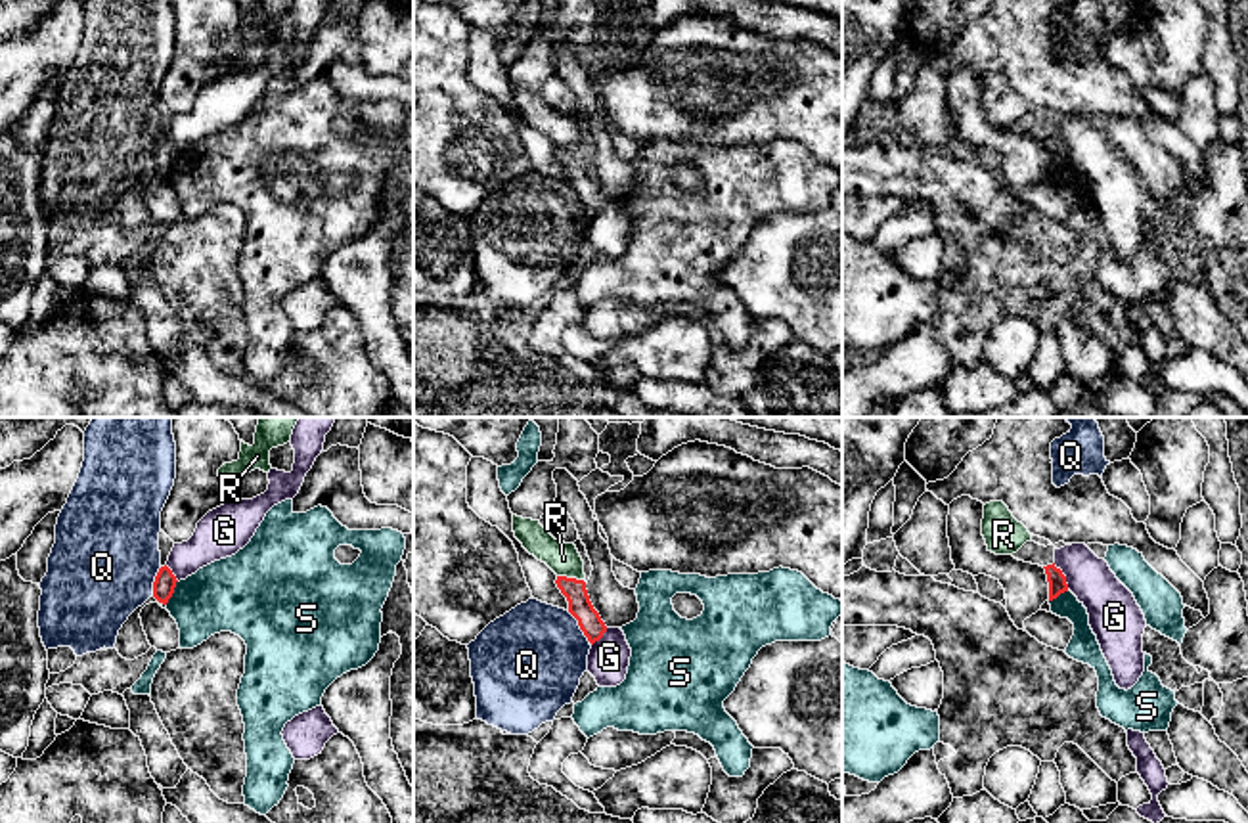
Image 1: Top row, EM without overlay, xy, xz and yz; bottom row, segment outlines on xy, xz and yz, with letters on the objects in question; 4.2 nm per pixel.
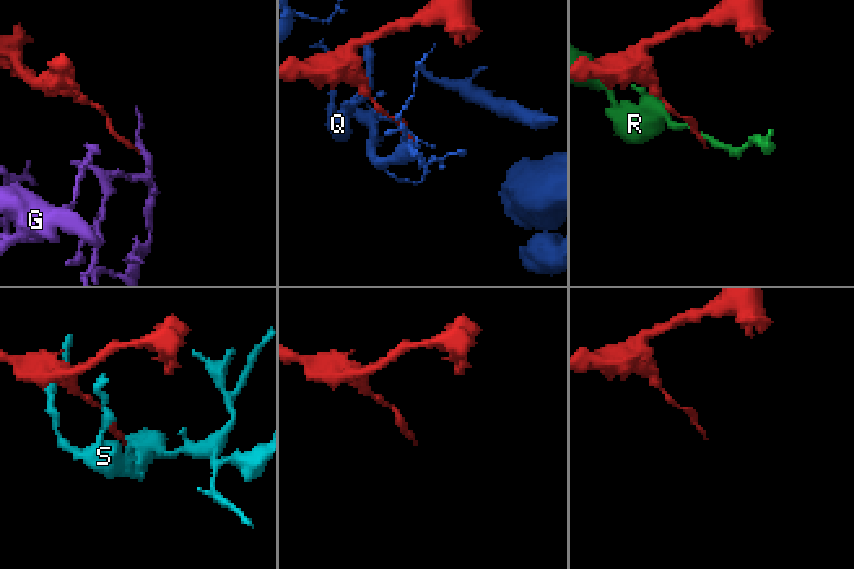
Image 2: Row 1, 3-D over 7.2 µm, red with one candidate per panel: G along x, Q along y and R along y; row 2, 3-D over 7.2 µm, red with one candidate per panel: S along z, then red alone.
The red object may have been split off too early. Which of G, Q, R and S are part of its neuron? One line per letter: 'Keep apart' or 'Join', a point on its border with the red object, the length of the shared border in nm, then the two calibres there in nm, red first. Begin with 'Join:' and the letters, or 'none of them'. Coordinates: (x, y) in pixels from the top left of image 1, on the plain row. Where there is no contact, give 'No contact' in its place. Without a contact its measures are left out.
Join: none of them
G: Keep apart. Touches red at yz (1065, 148). Shared border 130 nm. Thickness 80 nm (red) against 220 nm
Q: Keep apart. Touches red at xz (579, 196). Shared border 170 nm. Thickness 100 nm (red) against 440 nm
R: Keep apart. Touches red at xz (571, 150). Shared border 110 nm. Thickness 100 nm (red) against 140 nm
S: Keep apart. Touches red at xy (173, 163). Shared border 120 nm. Thickness 90 nm (red) against 300 nm

